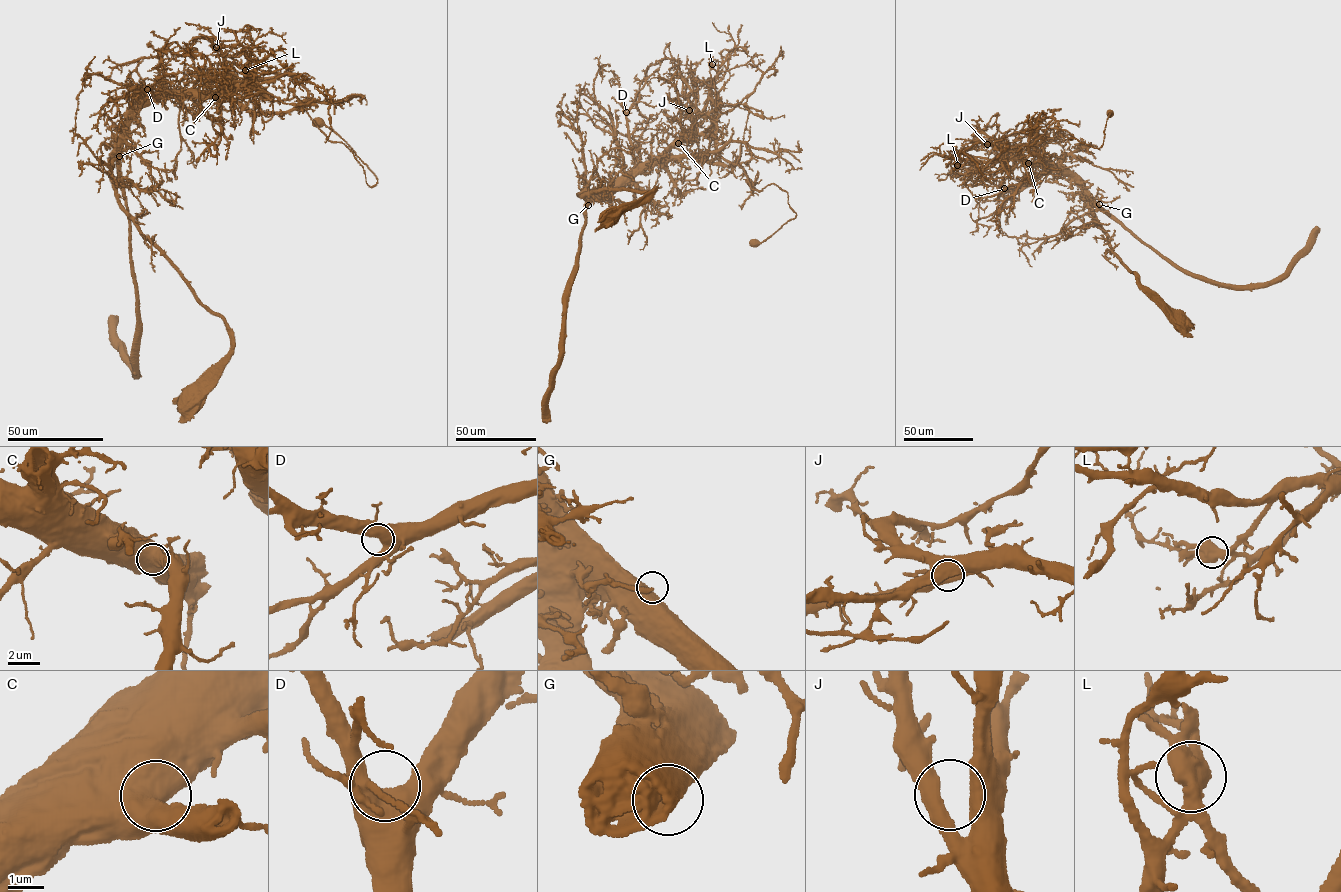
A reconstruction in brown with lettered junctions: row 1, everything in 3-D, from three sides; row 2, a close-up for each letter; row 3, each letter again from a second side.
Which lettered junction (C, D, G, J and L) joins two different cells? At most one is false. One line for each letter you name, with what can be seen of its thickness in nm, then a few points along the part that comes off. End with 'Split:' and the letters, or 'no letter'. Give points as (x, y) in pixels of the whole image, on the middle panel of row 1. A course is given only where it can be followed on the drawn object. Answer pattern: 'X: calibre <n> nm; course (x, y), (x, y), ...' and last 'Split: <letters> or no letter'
L: calibre 650 nm; course (712, 64), (719, 155), (744, 170), (750, 188), (773, 183), (787, 192), (796, 215), (761, 242), (750, 242)
Split: L

